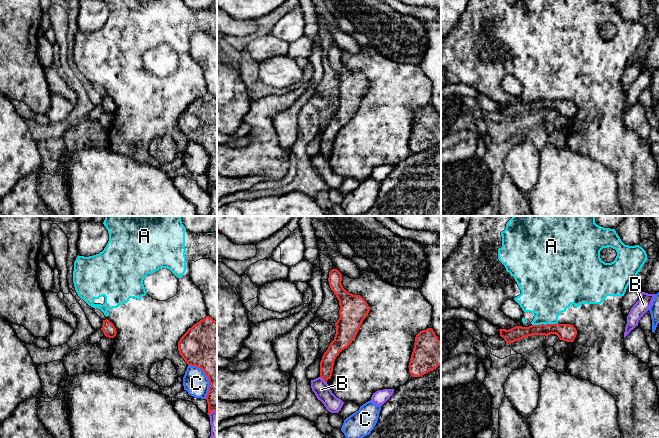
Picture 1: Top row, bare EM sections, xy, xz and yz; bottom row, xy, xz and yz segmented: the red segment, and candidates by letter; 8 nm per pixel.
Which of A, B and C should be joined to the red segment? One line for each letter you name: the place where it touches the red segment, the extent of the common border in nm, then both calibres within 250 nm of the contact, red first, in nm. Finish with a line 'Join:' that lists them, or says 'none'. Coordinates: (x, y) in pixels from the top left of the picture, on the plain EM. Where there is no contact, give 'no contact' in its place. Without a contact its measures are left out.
Join: none

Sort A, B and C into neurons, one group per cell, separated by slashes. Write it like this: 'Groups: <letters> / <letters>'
Groups: A / B / C

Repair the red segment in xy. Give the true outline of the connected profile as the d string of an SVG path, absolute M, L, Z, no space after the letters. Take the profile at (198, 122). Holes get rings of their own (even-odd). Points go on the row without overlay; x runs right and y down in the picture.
M206 92L180 114L178 127L188 141L202 145L209 155L208 191L217 188L217 97Z

